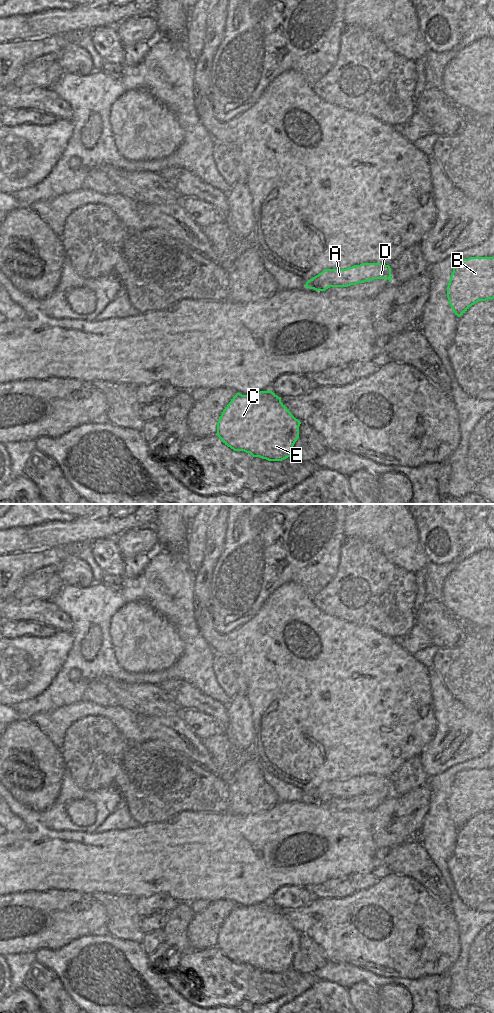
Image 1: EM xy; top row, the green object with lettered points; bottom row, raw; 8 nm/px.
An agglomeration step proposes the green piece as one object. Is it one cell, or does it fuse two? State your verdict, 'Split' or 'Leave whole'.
Leave whole

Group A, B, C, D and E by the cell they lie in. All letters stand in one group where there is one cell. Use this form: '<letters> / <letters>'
A B C D E

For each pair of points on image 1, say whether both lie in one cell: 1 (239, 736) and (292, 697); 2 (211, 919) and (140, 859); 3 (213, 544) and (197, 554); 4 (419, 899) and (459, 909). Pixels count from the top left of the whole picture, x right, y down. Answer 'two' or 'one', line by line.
1: two
2: two
3: two
4: two

